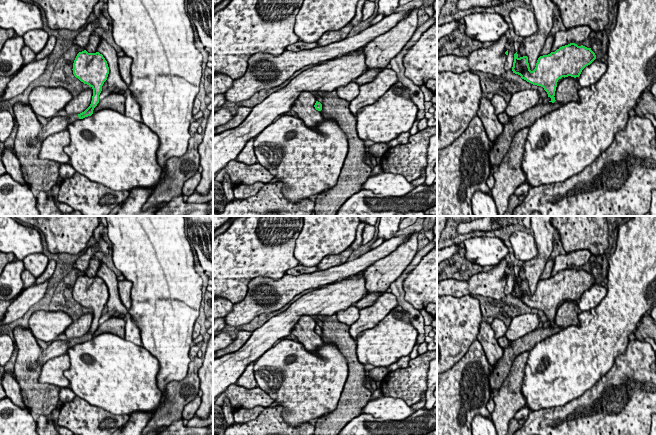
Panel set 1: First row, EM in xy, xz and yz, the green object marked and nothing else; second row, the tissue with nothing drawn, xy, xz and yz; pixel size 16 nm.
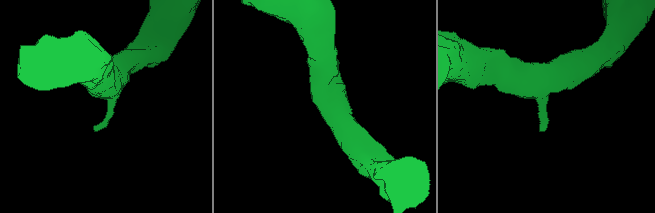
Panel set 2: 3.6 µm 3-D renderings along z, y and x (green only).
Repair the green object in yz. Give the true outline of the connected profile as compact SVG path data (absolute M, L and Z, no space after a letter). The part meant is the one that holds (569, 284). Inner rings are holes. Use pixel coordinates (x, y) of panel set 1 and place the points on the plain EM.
M570 267L555 276L540 280L533 295L530 294L528 281L519 282L516 276L512 295L527 306L543 311L551 322L549 326L554 327L558 304L568 300L579 301L582 294L595 283L596 279L591 272Z

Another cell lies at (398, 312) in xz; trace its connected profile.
M396 306L375 327L362 331L356 339L357 357L362 364L375 367L388 367L401 357L409 356L416 345L418 332L410 323L409 314Z

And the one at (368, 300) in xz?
M370 293L360 301L354 304L359 310L369 307L374 304L374 302L382 295L383 293Z

